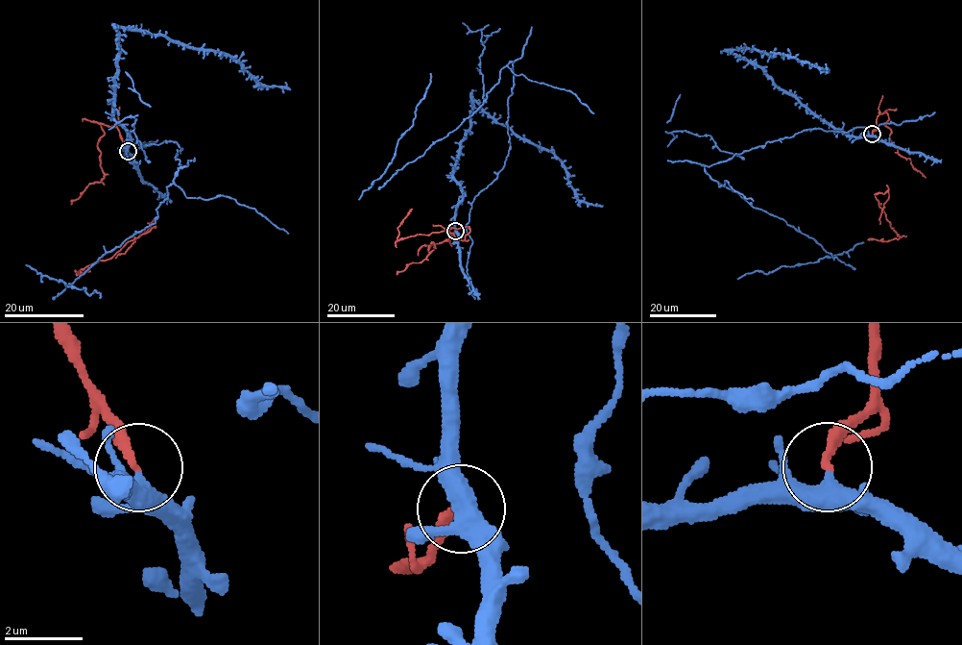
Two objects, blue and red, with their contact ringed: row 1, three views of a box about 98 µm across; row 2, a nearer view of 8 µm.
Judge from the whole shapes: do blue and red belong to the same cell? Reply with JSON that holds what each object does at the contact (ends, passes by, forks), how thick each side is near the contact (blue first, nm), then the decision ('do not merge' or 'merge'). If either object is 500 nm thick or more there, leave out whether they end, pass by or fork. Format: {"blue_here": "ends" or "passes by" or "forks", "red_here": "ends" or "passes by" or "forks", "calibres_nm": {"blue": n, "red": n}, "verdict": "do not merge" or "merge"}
{"blue_here": "forks", "red_here": "ends", "calibres_nm": {"blue": 320, "red": 220}, "verdict": "do not merge"}

